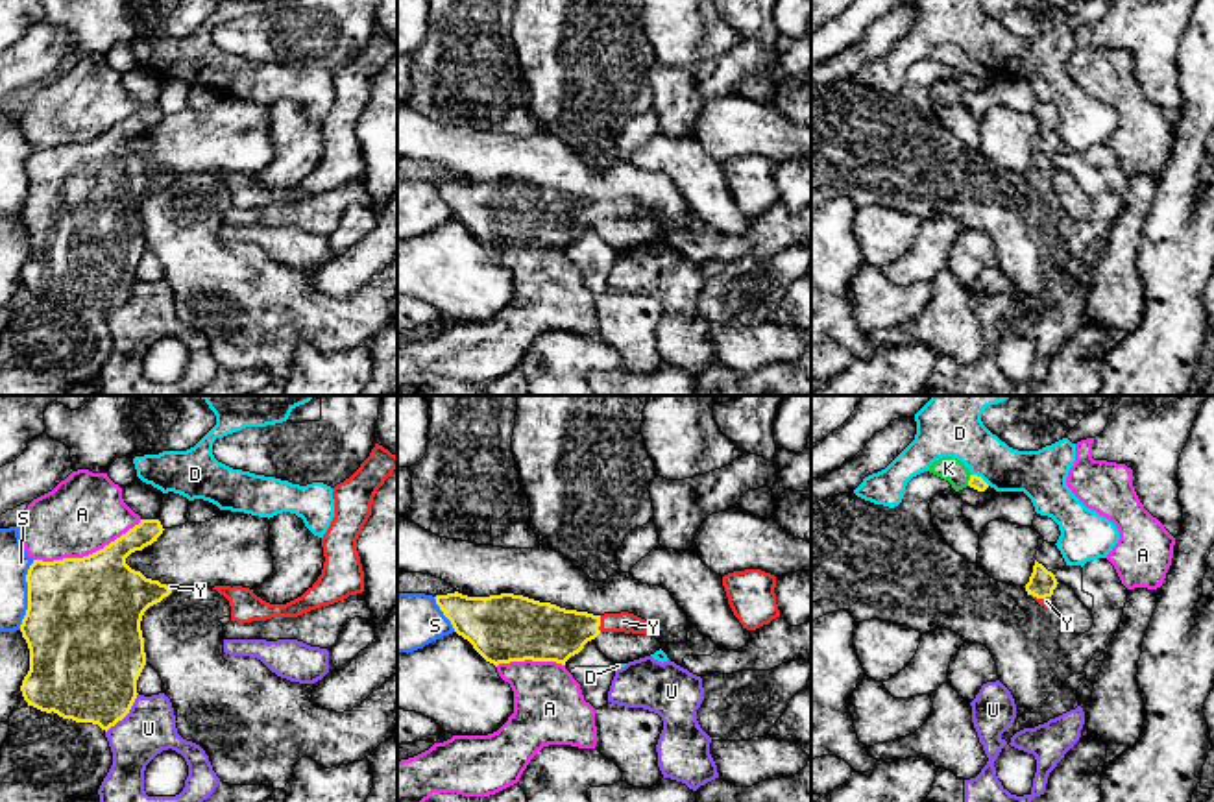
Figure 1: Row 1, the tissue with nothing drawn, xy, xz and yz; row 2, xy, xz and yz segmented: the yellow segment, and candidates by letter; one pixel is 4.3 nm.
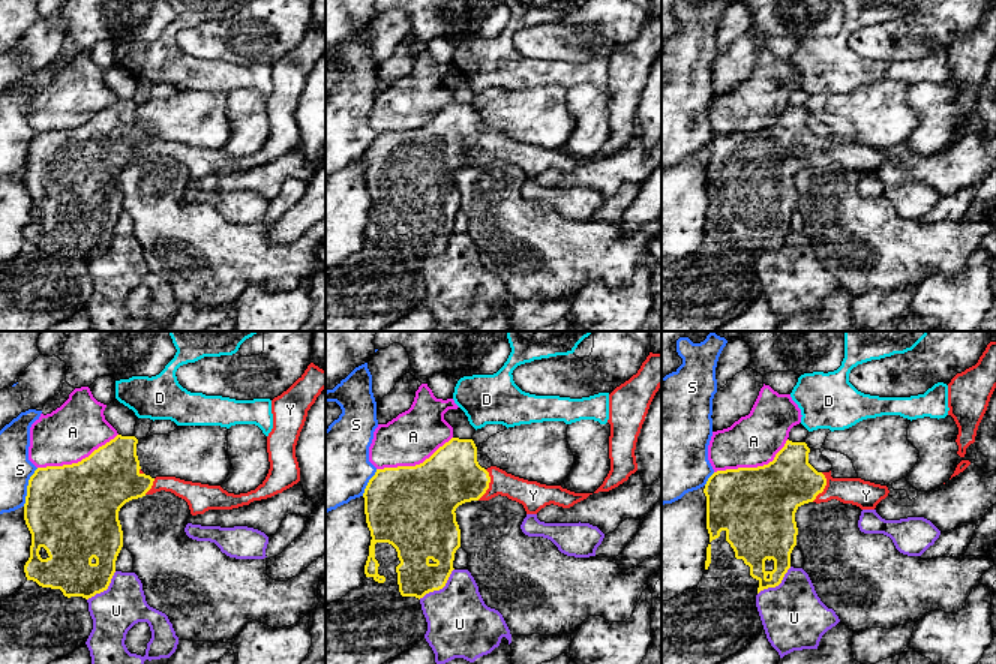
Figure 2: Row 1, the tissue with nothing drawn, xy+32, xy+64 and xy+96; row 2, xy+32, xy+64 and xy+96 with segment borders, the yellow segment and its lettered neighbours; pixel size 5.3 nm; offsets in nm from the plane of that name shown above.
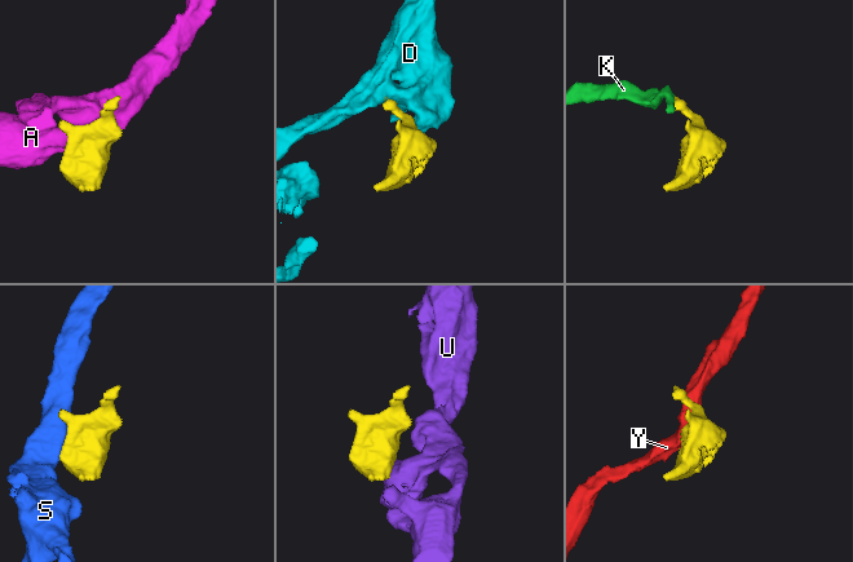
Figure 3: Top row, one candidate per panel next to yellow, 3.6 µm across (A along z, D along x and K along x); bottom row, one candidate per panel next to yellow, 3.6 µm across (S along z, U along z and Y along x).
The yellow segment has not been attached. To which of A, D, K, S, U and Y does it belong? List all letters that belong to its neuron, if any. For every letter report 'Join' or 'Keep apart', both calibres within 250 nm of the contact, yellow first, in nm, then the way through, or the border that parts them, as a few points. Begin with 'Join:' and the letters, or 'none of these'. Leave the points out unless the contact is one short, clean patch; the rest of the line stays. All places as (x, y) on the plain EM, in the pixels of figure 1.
Join: K, Y
A: Keep apart. Thickness 480 nm (yellow) against 340 nm
D: Keep apart. Thickness 60 nm (yellow) against 200 nm. Boundary: yz (972, 60), (989, 71)
K: Join. Thickness 60 nm (yellow) against 110 nm. Path across: yz (976, 69), (971, 65), (959, 63), (948, 54)
S: Keep apart. Thickness 480 nm (yellow) against 130 nm
U: Keep apart. Thickness 440 nm (yellow) against 220 nm. Boundary: xy (137, 279), (132, 294), (106, 318)
Y: Join. Thickness 260 nm (yellow) against 90 nm. Path across: xz (544, 218), (566, 218), (599, 209), (623, 207)

